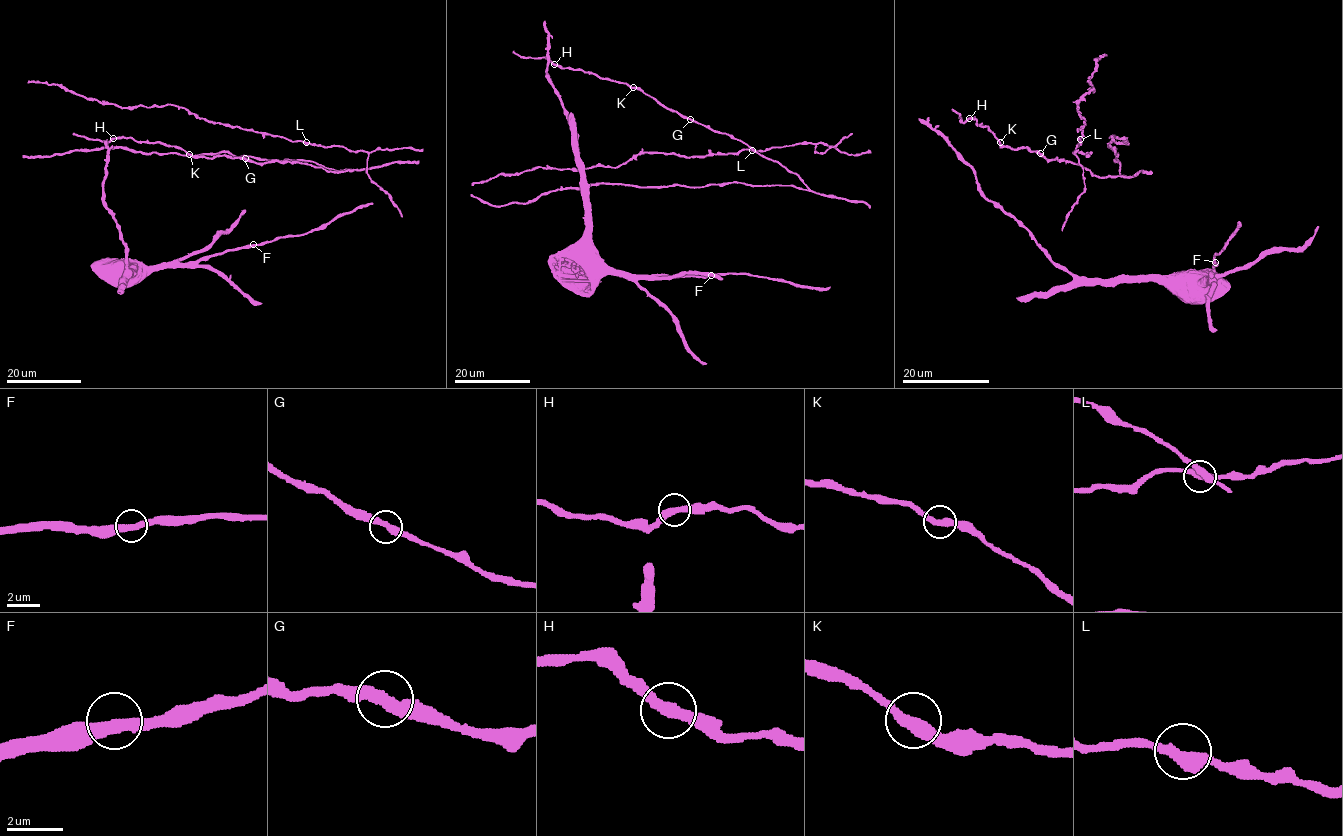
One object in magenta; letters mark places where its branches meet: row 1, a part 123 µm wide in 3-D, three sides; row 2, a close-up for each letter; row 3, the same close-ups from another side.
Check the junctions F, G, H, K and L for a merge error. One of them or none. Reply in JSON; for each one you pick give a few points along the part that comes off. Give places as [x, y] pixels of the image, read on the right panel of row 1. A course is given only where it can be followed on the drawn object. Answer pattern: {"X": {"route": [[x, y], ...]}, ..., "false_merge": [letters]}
{"false_merge": []}

